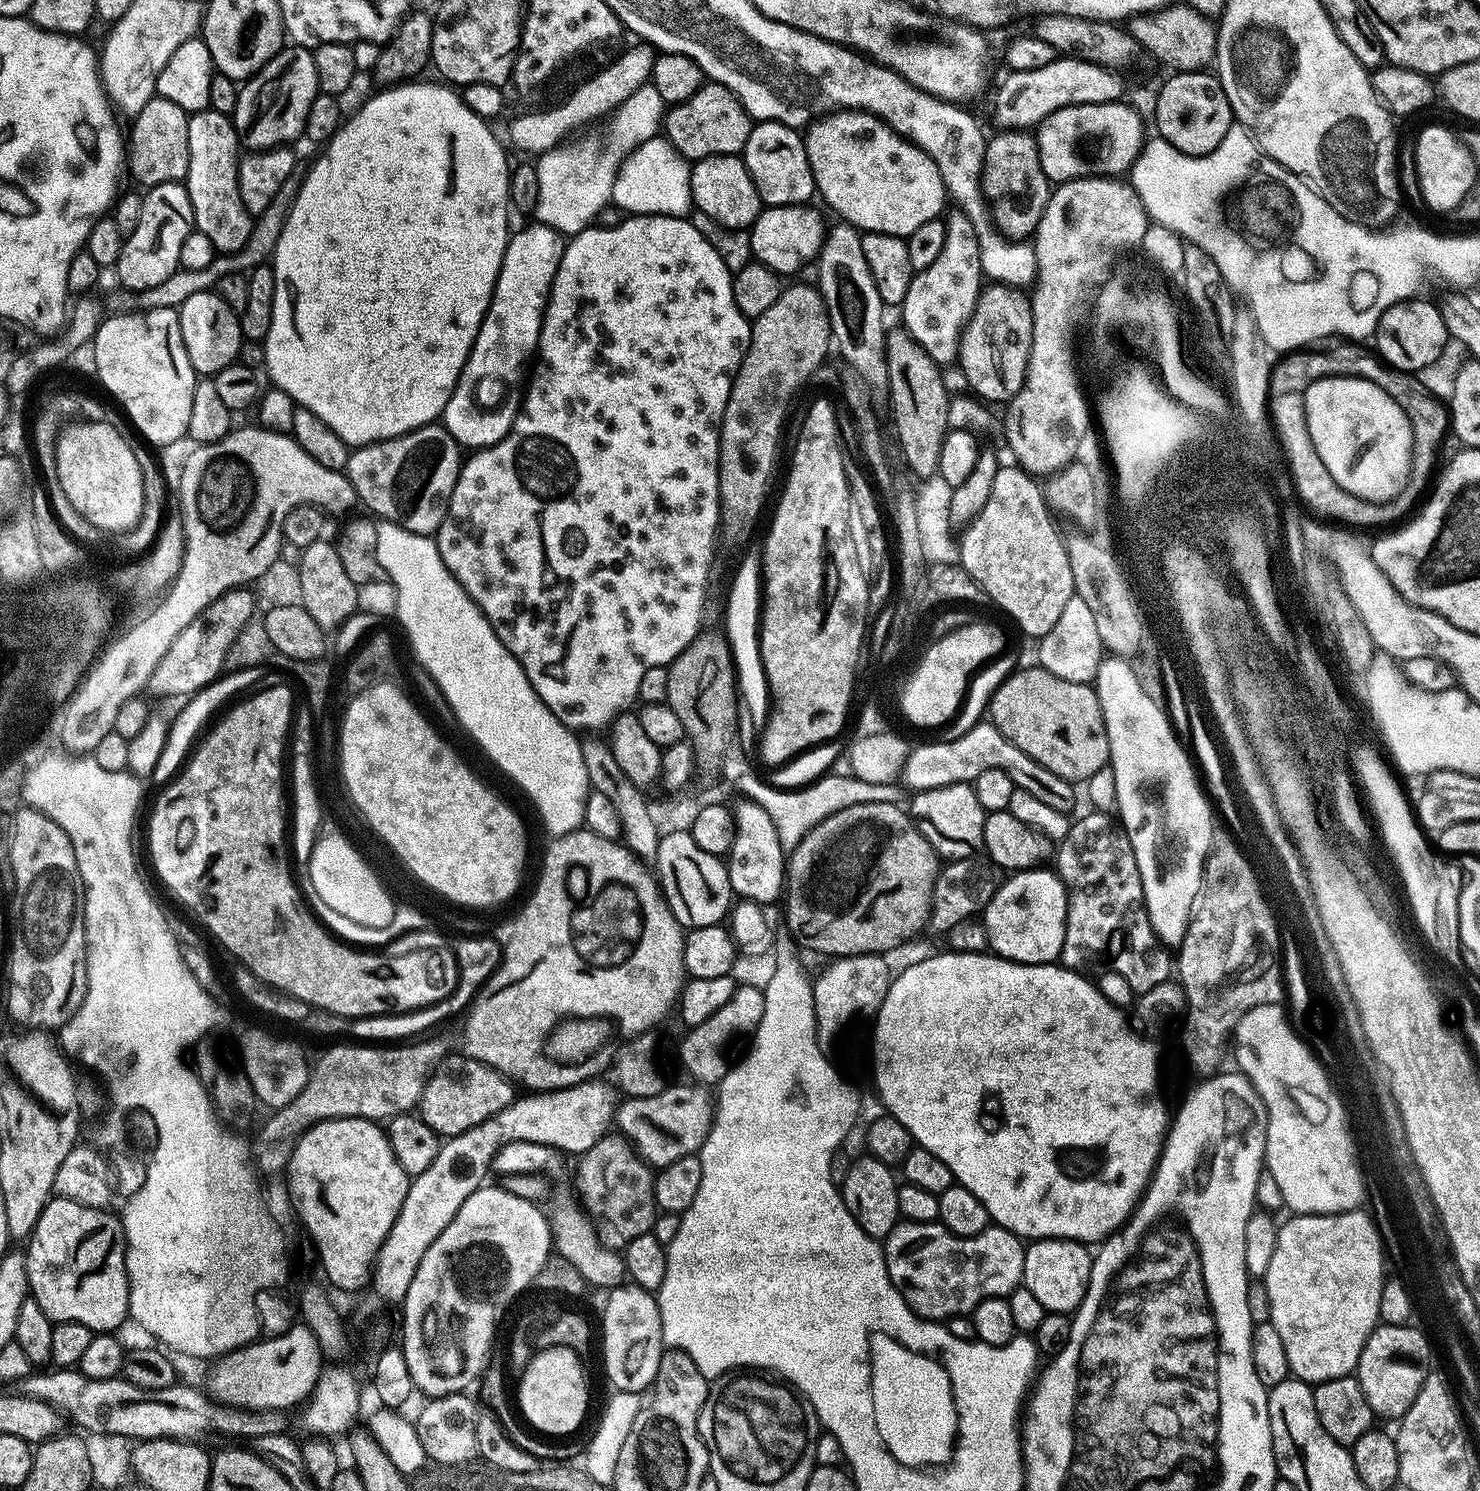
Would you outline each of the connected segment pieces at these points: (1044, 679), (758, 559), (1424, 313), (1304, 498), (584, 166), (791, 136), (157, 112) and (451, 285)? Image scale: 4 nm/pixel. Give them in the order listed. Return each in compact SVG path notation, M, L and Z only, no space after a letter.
M1039 666L1017 667L1004 679L986 705L990 722L1018 750L1064 780L1087 782L1109 763L1104 715L1092 684L1066 682Z
M759 547L750 549L739 564L726 602L726 629L731 646L733 664L736 666L737 691L741 700L748 704L752 719L758 730L768 722L771 707L771 692L761 662L759 641L759 616L762 611L762 571L763 559Z
M1420 299L1403 300L1390 306L1390 310L1382 314L1374 333L1375 351L1380 360L1390 368L1413 374L1434 362L1449 339L1443 311L1430 301Z
M1288 444L1287 450L1283 452L1283 459L1286 461L1287 471L1292 477L1291 487L1300 495L1301 502L1310 511L1317 512L1318 515L1325 516L1328 520L1336 520L1332 522L1351 526L1356 530L1376 528L1379 524L1392 526L1403 521L1421 503L1422 497L1429 491L1430 481L1434 476L1434 470L1426 470L1426 462L1416 462L1414 476L1410 476L1406 486L1402 486L1402 490L1398 490L1398 494L1394 494L1394 498L1390 498L1386 502L1370 502L1366 498L1358 498L1354 494L1350 494L1350 490L1342 490L1342 486L1338 486L1338 482L1334 482L1334 478L1330 478L1330 470L1326 470L1326 465L1322 462L1322 458L1318 458L1314 448L1304 448L1304 444Z
M647 82L607 117L606 123L608 125L601 132L592 132L589 136L582 137L581 140L569 139L567 142L560 144L559 147L550 149L550 151L541 155L534 164L538 174L538 202L534 213L535 219L568 238L575 236L583 228L589 227L595 221L592 219L604 207L609 207L612 199L612 187L616 175L619 174L620 164L632 151L644 146L646 141L657 139L665 115L666 105L662 94L658 94L658 90L654 90L654 86Z
M777 120L753 123L750 138L746 138L742 159L746 170L750 170L750 178L765 205L808 204L816 192L804 136L797 129L787 128Z
M155 95L136 116L131 117L132 133L126 136L126 168L132 171L132 176L141 184L141 189L147 190L154 186L162 186L166 182L175 184L187 181L190 166L190 113L182 110L170 98Z
M401 82L395 86L385 87L384 92L376 92L352 117L345 119L340 125L340 129L328 139L327 144L323 145L324 152L313 159L310 167L301 183L301 189L298 190L297 198L289 210L288 217L285 219L285 226L278 238L276 252L270 259L270 267L276 285L274 286L274 318L270 318L270 334L266 334L264 339L264 368L268 376L272 379L271 383L275 387L281 388L290 398L295 400L297 405L302 408L309 408L338 438L342 438L350 446L363 446L365 444L376 444L379 440L392 440L396 436L405 436L407 432L412 432L415 428L423 428L424 425L439 421L444 415L446 402L450 402L450 394L456 389L458 378L464 369L466 358L474 346L474 338L478 338L478 330L484 321L484 315L488 313L488 307L492 301L492 291L496 285L496 279L502 266L504 251L508 245L510 227L508 228L508 212L510 213L510 201L508 199L508 177L510 167L508 168L508 156L504 153L502 145L496 141L496 136L491 132L489 121L483 120L470 106L466 106L463 95L455 87L447 83L440 84L416 84L420 82Z

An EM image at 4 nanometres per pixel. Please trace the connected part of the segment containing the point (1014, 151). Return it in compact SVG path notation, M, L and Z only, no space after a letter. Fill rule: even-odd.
M1000 130L984 146L982 187L994 223L1005 236L1013 239L1033 235L1048 205L1050 181L1042 170L1035 135L1028 130Z

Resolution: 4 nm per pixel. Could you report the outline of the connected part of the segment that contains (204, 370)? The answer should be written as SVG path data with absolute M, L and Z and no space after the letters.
M215 291L193 294L191 298L186 298L178 310L180 314L180 329L182 330L182 342L186 346L186 354L190 358L190 366L201 377L211 378L216 373L221 372L226 366L237 363L242 337L240 334L240 317L237 313L222 302L222 298Z

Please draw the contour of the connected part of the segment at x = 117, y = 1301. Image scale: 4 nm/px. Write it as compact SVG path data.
M56 1196L48 1201L48 1204L42 1210L42 1214L36 1223L36 1229L32 1231L32 1235L26 1244L26 1270L28 1271L28 1291L31 1299L38 1302L38 1306L42 1306L44 1313L54 1322L78 1322L82 1326L91 1328L96 1334L112 1334L117 1331L123 1320L129 1319L128 1315L128 1271L126 1270L126 1262L124 1261L124 1225L119 1215L111 1216L111 1211L103 1208L91 1208L85 1204L79 1204L74 1198L66 1196Z

